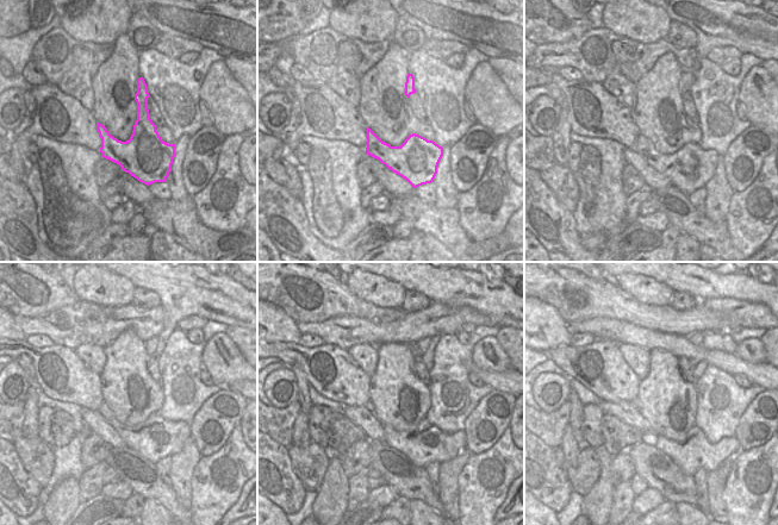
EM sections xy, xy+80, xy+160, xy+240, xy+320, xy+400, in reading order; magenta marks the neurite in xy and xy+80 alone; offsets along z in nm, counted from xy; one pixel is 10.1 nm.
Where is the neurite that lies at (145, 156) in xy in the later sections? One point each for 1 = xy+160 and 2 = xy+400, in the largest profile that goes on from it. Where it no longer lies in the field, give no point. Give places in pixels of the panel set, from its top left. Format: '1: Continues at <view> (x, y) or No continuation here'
1: Continues at xy+160 (690, 168)
2: Continues at xy+400 (694, 452)

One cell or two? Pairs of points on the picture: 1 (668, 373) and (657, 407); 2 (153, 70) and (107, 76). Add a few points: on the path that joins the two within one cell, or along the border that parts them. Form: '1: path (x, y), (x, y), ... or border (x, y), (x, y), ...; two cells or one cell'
1: path (665, 381), (665, 399); one cell
2: border (138, 52), (138, 74), (141, 76); two cells

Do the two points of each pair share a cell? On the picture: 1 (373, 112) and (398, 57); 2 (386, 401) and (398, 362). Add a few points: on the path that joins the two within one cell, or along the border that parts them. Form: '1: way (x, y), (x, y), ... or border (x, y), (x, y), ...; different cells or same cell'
1: way (381, 99), (383, 87), (391, 70); same cell
2: way (394, 392), (394, 372); same cell

